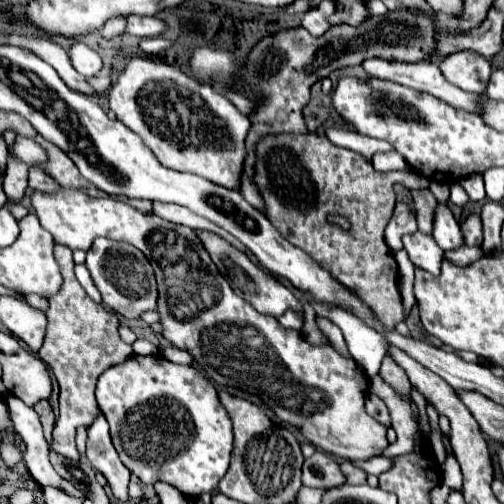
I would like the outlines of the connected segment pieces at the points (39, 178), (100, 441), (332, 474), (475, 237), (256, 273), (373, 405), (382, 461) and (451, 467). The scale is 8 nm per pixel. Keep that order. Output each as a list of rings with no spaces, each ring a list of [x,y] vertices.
[[[32,169],[30,171],[30,187],[38,189],[38,191],[44,191],[44,193],[54,193],[54,191],[60,189],[60,185],[50,175],[46,175],[42,169]]]
[[[102,413],[96,417],[96,421],[88,427],[88,439],[86,439],[86,457],[92,463],[96,471],[100,471],[110,487],[112,493],[118,499],[128,499],[128,481],[130,481],[130,471],[124,467],[120,461],[112,441],[110,441],[110,431],[108,423],[102,417]]]
[[[316,451],[310,459],[304,461],[302,467],[302,483],[306,487],[330,489],[346,483],[338,463],[324,451]]]
[[[470,215],[462,223],[462,235],[464,235],[464,245],[468,245],[468,247],[482,243],[482,223],[480,223],[480,215]]]
[[[196,231],[198,237],[202,239],[204,247],[208,249],[212,261],[216,263],[218,271],[224,275],[224,279],[230,283],[230,287],[244,299],[248,301],[258,313],[264,315],[272,315],[272,317],[280,317],[284,311],[292,309],[296,313],[304,313],[302,303],[298,301],[298,297],[282,283],[278,283],[274,277],[270,277],[264,269],[260,269],[258,265],[254,265],[248,255],[244,255],[240,249],[236,249],[234,245],[230,245],[226,239],[222,239],[220,235],[212,233],[212,231]]]
[[[368,395],[366,397],[366,411],[374,417],[374,419],[378,419],[382,425],[386,425],[386,427],[390,427],[390,415],[388,415],[388,407],[386,407],[386,403],[382,403],[382,399],[378,399],[378,395]]]
[[[372,457],[366,461],[354,461],[354,465],[360,469],[368,469],[370,475],[380,475],[392,467],[392,459],[390,457]]]
[[[448,455],[446,463],[442,465],[442,483],[448,485],[452,491],[460,491],[463,484],[463,475],[460,473],[460,465],[456,457]]]

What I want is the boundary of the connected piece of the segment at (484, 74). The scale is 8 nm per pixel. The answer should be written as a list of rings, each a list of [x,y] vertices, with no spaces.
[[[458,51],[440,61],[440,71],[448,83],[460,87],[462,91],[484,93],[494,67],[482,55],[474,55],[472,51]]]

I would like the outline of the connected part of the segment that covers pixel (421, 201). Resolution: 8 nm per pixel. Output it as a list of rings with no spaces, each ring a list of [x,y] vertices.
[[[412,189],[414,199],[414,213],[418,219],[418,231],[432,233],[432,219],[434,219],[434,205],[436,199],[430,189]]]

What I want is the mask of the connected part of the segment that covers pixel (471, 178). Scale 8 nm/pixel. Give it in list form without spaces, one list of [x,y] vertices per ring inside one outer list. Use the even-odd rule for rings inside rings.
[[[468,175],[468,177],[464,177],[460,183],[462,183],[462,187],[466,189],[466,193],[470,195],[472,201],[482,201],[482,199],[486,197],[482,175]]]

